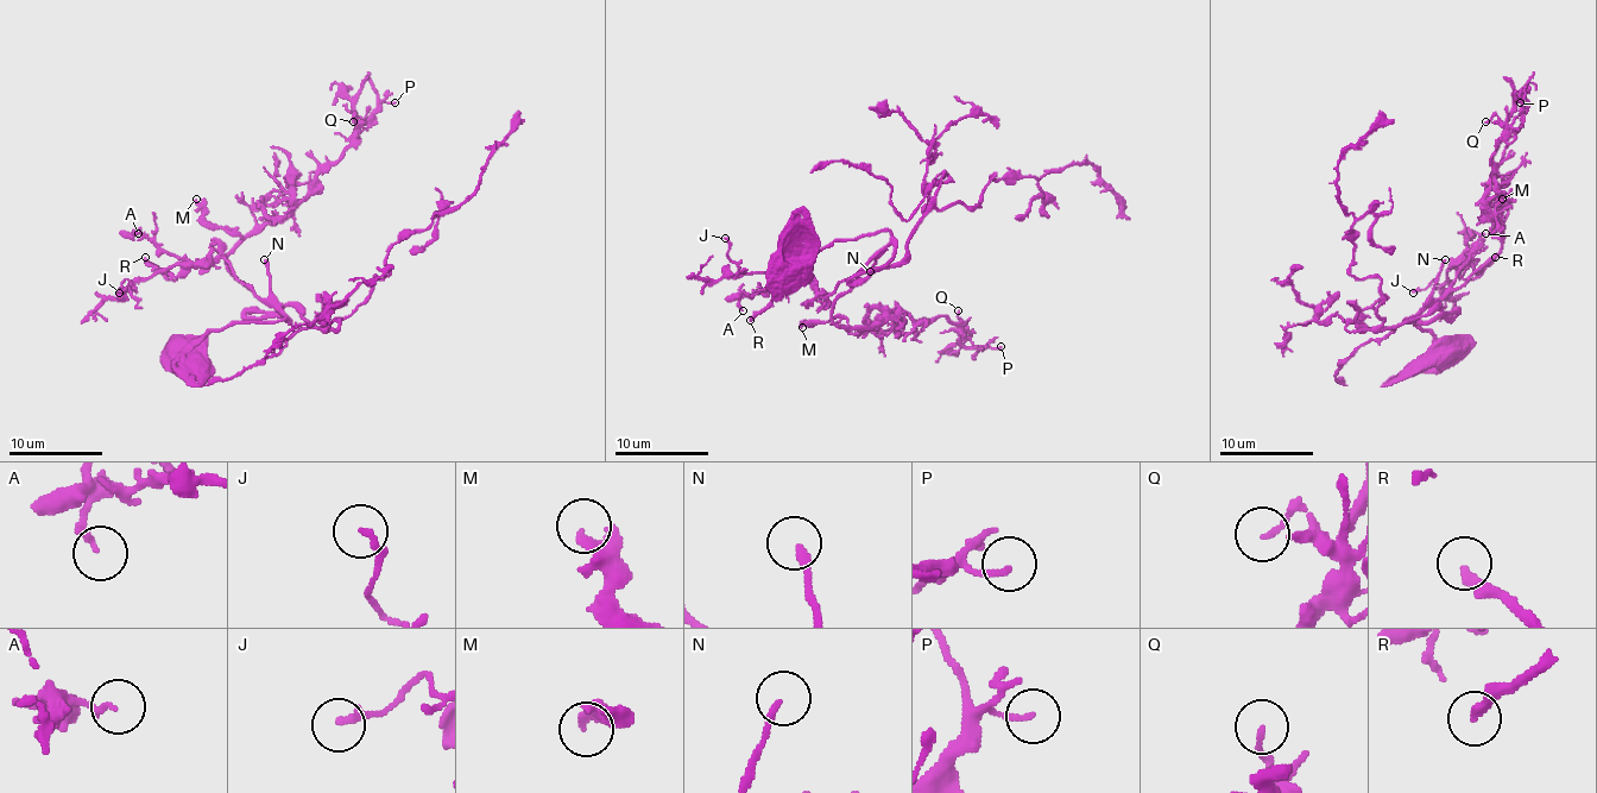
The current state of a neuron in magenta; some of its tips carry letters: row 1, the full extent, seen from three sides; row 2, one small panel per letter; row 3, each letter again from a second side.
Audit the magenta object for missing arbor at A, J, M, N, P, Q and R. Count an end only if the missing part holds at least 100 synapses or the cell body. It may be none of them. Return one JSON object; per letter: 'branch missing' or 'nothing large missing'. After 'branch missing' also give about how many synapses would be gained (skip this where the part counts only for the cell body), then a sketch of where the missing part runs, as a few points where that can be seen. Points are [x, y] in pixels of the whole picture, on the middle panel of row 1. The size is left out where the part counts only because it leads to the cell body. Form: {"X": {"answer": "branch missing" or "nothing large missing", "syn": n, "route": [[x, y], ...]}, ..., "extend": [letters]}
{"A": {"answer": "nothing large missing"}, "J": {"answer": "nothing large missing"}, "M": {"answer": "nothing large missing"}, "N": {"answer": "branch missing", "syn": 110, "route": [[870, 271], [858, 293], [881, 293], [888, 278], [881, 276], [872, 290], [872, 301], [892, 322], [907, 322]]}, "P": {"answer": "nothing large missing"}, "Q": {"answer": "nothing large missing"}, "R": {"answer": "nothing large missing"}, "extend": ["N"]}

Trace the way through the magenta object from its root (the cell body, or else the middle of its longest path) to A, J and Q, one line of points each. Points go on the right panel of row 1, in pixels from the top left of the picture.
A: (1450, 351), (1406, 320), (1450, 288), (1469, 257), (1455, 262), (1466, 257), (1469, 233), (1485, 233)
J: (1450, 351), (1406, 320), (1437, 301), (1469, 257), (1459, 257), (1443, 283), (1434, 278), (1413, 293)
Q: (1450, 351), (1406, 320), (1502, 247), (1488, 201), (1504, 124), (1485, 121)

